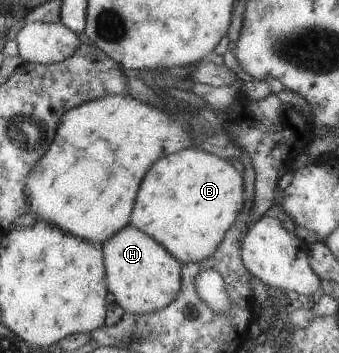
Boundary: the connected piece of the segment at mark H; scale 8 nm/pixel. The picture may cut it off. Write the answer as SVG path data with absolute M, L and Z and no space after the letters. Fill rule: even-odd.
M127 225L113 233L105 243L102 243L103 267L105 271L105 285L115 303L123 309L124 313L133 315L151 314L163 307L167 307L171 301L175 300L180 287L180 262L169 255L155 239L147 237L139 229Z

